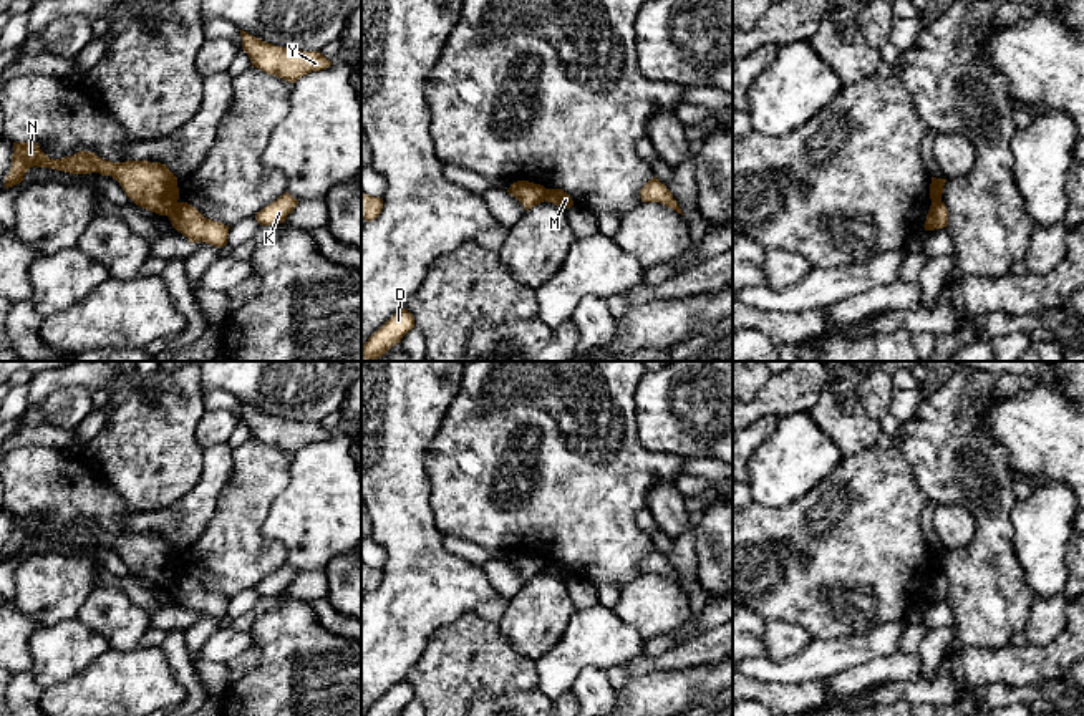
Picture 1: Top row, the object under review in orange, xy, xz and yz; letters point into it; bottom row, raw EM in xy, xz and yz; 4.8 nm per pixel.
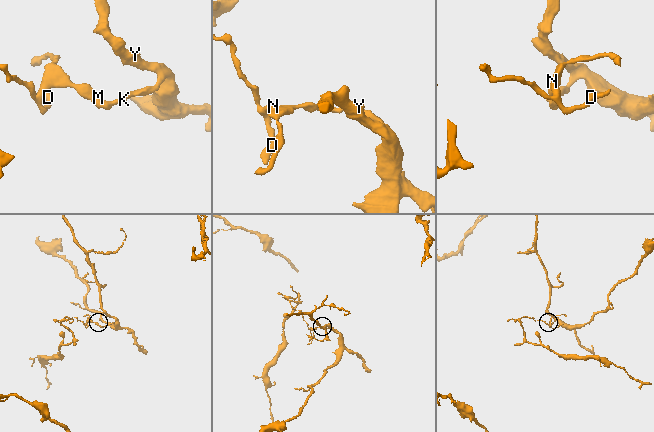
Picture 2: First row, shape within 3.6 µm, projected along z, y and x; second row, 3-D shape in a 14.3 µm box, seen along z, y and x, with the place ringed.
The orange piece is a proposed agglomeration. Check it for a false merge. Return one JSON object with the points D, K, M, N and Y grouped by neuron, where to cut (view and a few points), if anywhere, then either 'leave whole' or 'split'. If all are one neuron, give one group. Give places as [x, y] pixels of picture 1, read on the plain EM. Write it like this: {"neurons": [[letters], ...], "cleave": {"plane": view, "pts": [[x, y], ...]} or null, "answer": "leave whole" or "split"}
{"neurons": [["D", "N"], ["K", "M", "Y"]], "cleave": {"plane": "xy", "pts": [[176, 572], [166, 585]]}, "answer": "split"}

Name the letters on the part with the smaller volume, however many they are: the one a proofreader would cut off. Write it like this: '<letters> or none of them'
D, N

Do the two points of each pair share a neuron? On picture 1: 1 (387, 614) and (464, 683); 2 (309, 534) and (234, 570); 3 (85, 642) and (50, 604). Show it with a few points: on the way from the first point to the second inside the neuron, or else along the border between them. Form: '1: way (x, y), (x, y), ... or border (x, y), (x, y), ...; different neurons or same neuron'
1: border (454, 622), (430, 637), (403, 678); different neurons
2: border (269, 509), (261, 532), (284, 547), (287, 562); different neurons
3: border (77, 617), (38, 628); different neurons

